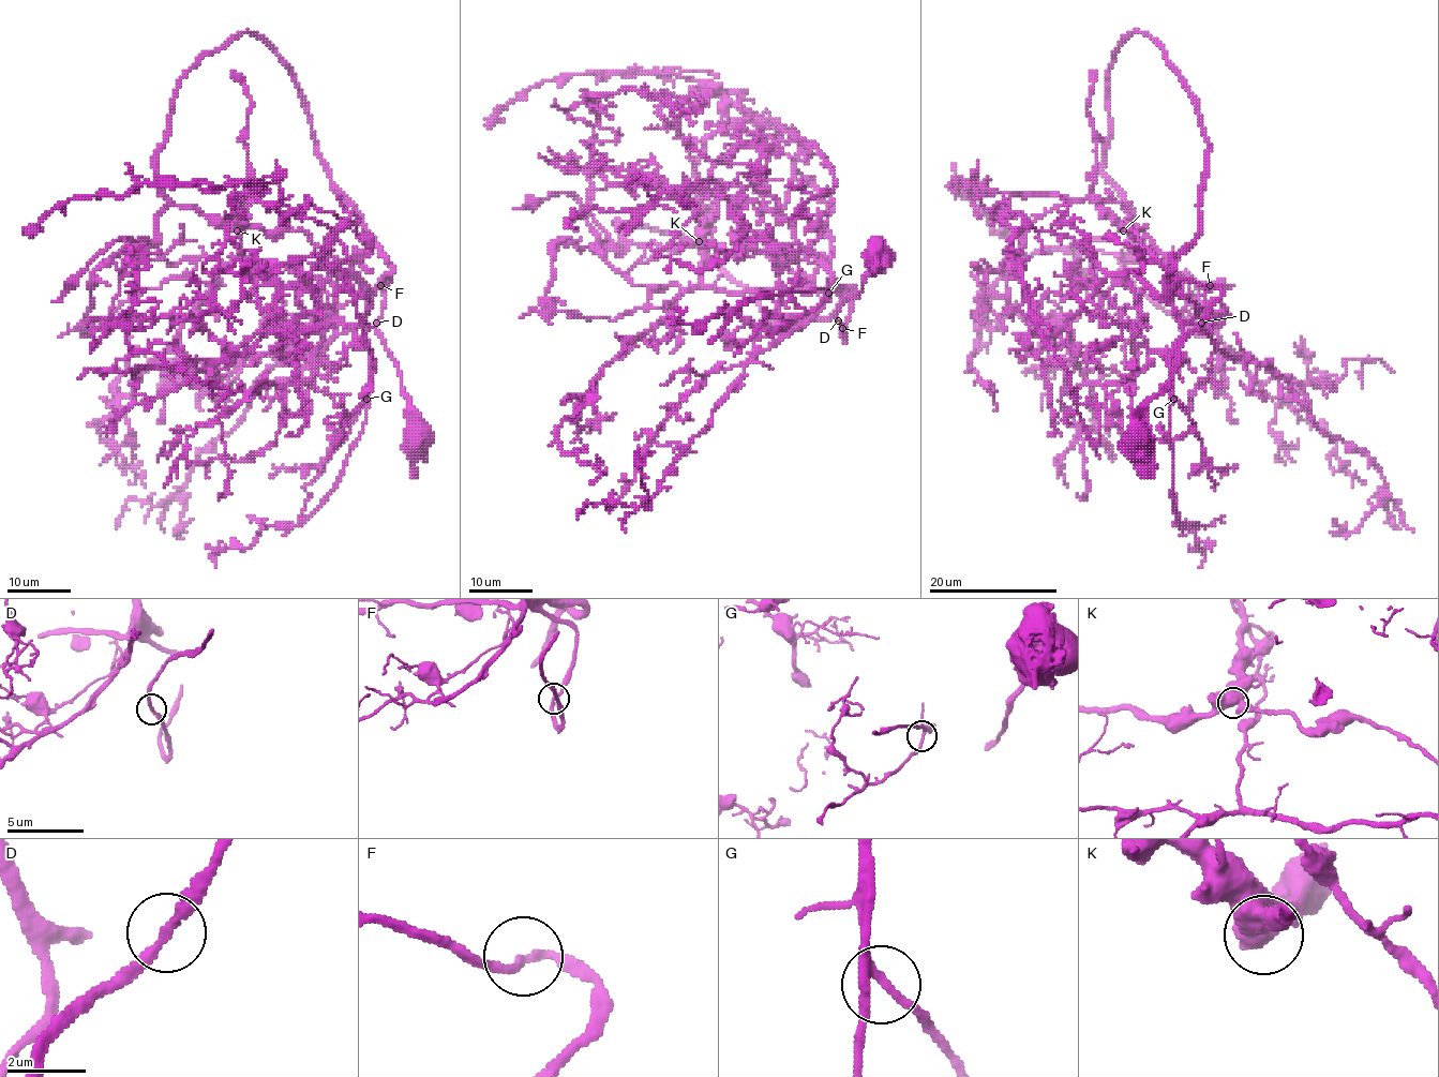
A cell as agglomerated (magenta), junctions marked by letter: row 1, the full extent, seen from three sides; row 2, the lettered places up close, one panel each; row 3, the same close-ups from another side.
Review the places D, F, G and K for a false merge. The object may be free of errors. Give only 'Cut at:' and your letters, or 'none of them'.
Cut at: none of them

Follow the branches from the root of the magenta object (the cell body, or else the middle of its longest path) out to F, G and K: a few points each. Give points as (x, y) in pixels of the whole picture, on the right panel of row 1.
F: (1134, 443), (1140, 409), (1167, 386), (1177, 350), (1220, 296), (1209, 284)
G: (1134, 443), (1140, 409), (1220, 296), (1214, 284), (1173, 290), (1173, 399)
K: (1134, 443), (1140, 409), (1220, 290), (1182, 280), (1169, 297), (1173, 264), (1120, 203), (1095, 198), (1123, 230)

